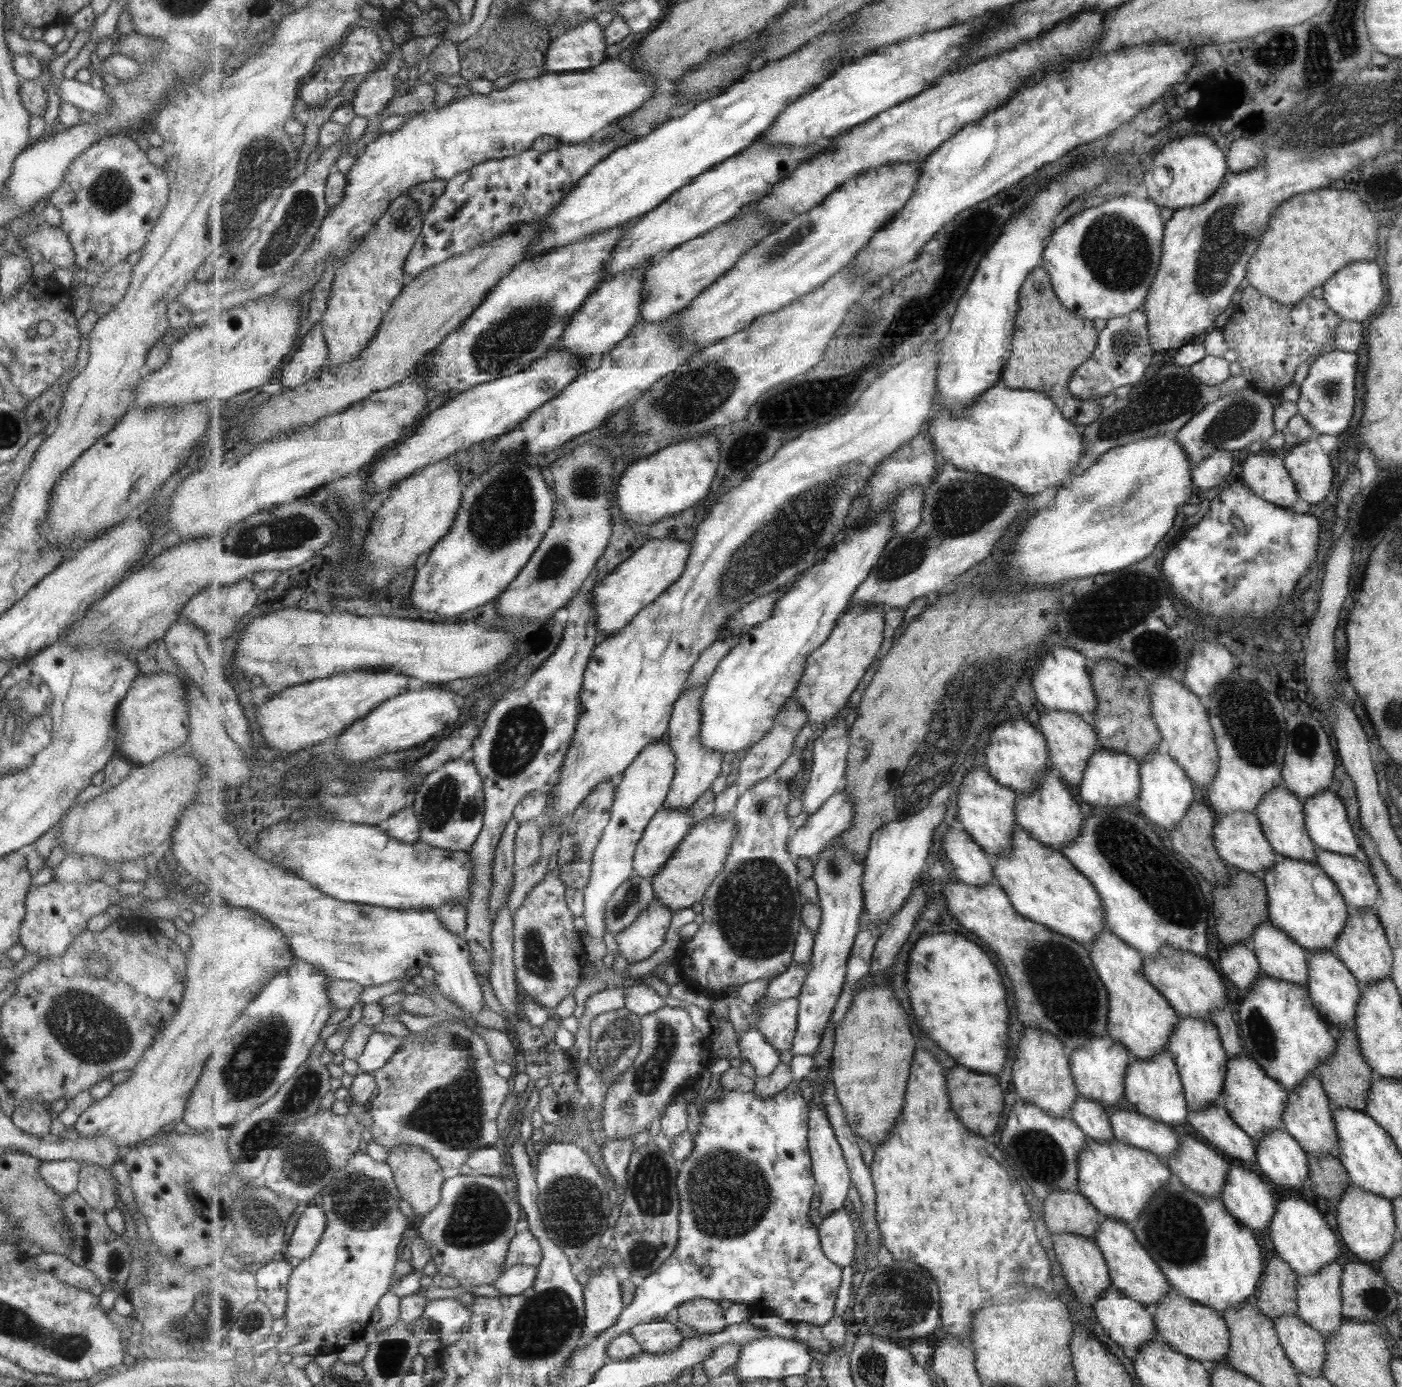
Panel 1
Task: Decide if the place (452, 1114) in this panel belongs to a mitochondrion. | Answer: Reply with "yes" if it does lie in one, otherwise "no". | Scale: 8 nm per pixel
yes

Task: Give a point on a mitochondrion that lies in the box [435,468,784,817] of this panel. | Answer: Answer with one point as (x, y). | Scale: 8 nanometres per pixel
(518, 738)

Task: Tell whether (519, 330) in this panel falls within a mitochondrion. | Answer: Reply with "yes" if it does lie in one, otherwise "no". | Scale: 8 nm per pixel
yes

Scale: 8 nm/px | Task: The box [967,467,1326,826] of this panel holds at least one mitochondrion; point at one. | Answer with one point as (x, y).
(1251, 744)

